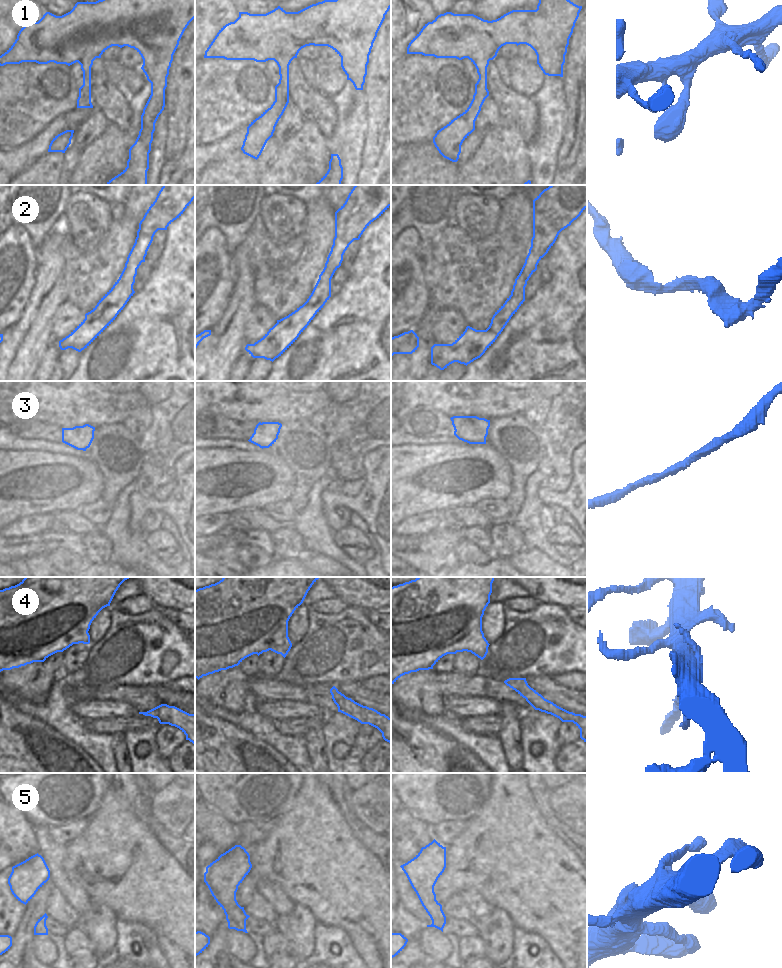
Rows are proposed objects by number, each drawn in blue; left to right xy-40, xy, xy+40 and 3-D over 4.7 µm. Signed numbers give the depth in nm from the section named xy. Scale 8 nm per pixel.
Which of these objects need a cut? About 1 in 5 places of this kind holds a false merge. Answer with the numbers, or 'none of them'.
4

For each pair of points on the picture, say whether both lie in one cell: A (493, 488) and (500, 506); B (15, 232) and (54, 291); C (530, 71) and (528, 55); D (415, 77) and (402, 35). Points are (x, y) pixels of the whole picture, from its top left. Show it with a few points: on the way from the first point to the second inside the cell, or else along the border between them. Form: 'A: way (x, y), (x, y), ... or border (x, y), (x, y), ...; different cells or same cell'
A: border (505, 497), (487, 497), (474, 504); different cells
B: border (37, 248), (37, 274), (32, 288); different cells
C: border (517, 55), (526, 61), (536, 63); different cells
D: border (407, 54), (401, 60); different cells

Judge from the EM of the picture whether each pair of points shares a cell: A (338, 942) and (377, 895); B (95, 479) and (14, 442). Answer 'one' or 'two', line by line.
A: two
B: two

